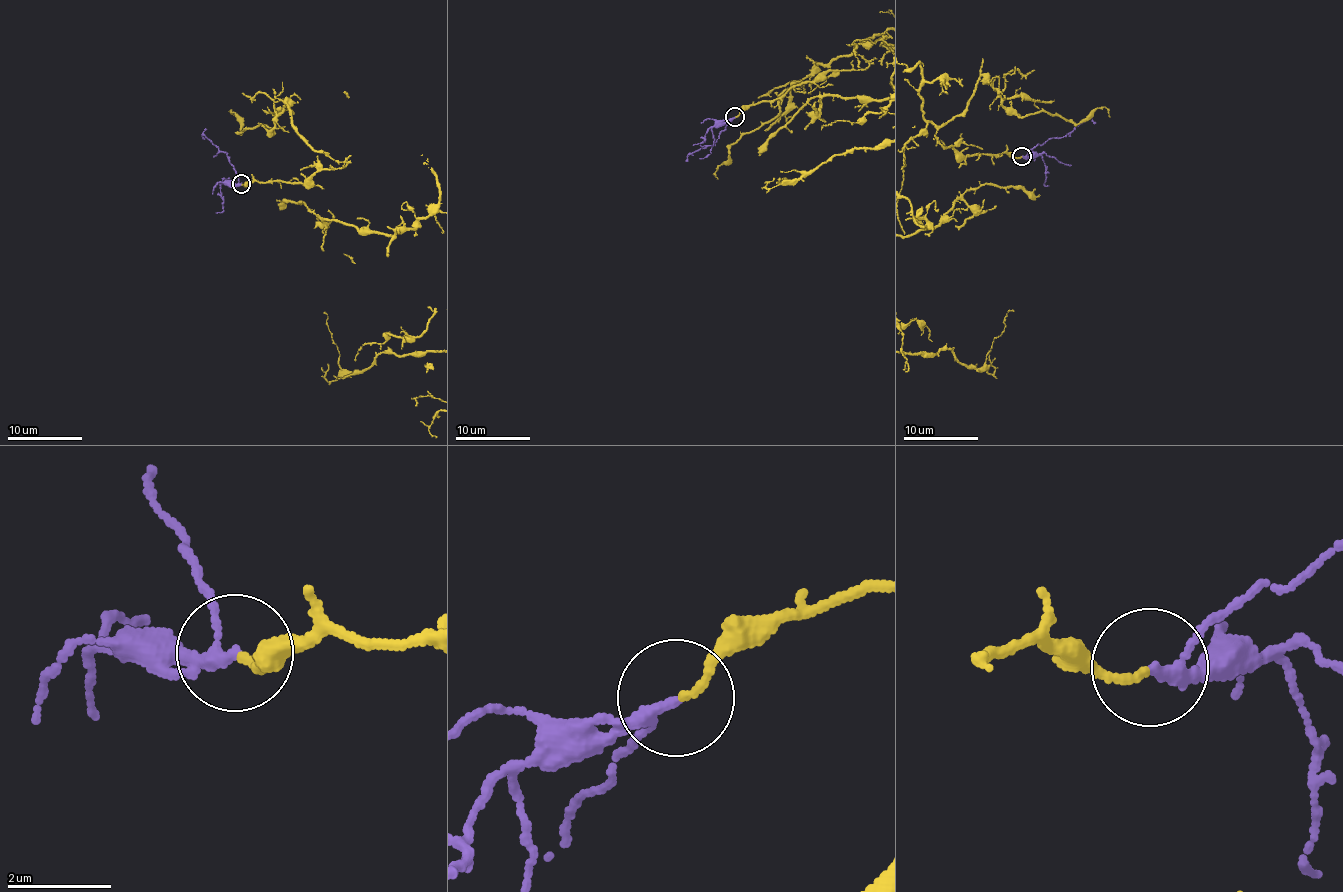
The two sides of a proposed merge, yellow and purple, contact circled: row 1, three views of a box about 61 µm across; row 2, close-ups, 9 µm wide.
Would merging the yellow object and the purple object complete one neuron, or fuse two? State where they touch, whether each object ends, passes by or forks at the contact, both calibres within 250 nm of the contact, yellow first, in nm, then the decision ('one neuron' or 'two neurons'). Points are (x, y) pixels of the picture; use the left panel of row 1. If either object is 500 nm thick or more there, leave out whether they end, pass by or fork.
at (241, 184); yellow ends there; purple passes by; 150 nm thick on the yellow side, 180 nm on the other; one neuron

